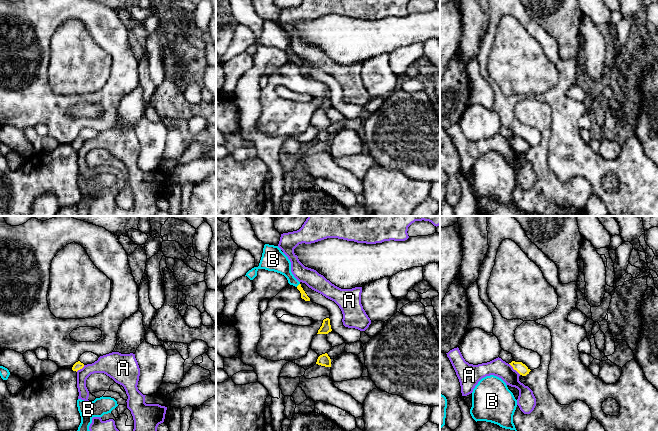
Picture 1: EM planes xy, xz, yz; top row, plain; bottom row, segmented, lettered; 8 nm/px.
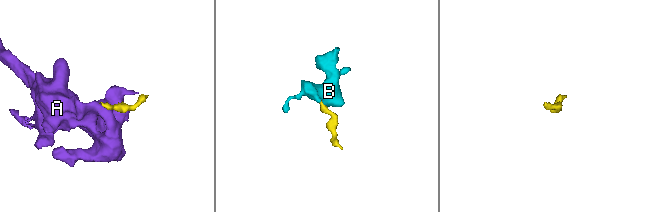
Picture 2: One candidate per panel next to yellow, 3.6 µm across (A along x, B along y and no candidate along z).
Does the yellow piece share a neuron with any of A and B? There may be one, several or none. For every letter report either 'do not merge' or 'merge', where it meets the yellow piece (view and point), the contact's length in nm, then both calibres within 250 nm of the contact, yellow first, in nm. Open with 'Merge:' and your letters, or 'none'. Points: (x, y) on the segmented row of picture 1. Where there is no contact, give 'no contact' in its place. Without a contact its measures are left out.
Merge: B
A: do not merge | yz (514, 369) | 130 nm | 90/140 nm
B: merge | xz (298, 285) | 40 nm | 50/160 nm

